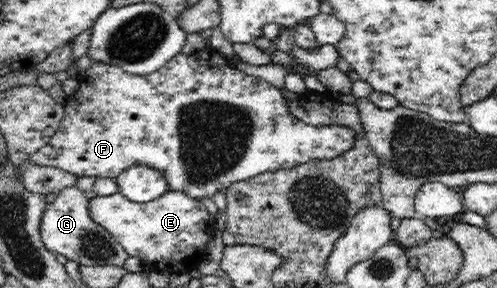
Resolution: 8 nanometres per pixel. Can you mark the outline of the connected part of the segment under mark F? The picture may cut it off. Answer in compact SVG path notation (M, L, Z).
M214 47L208 51L198 50L194 54L186 55L178 52L160 67L158 71L153 71L148 75L134 75L132 72L124 71L123 68L115 64L98 63L94 67L90 66L83 73L79 73L80 85L78 91L69 96L70 101L65 101L63 108L64 118L61 120L56 133L50 137L46 145L37 149L29 155L29 162L34 165L58 168L78 177L109 177L116 178L124 170L132 166L148 166L149 169L160 171L164 176L168 190L176 193L184 193L191 198L201 199L202 197L212 197L218 191L225 193L228 186L236 182L243 182L258 174L266 174L271 171L288 169L299 166L300 164L311 162L312 160L328 160L341 154L353 144L352 130L346 126L338 124L313 126L303 123L296 116L292 116L291 110L286 109L286 101L282 97L282 89L276 89L266 81L260 81L260 78L248 77L240 73L238 69L232 69L226 59L218 57L214 53Z

